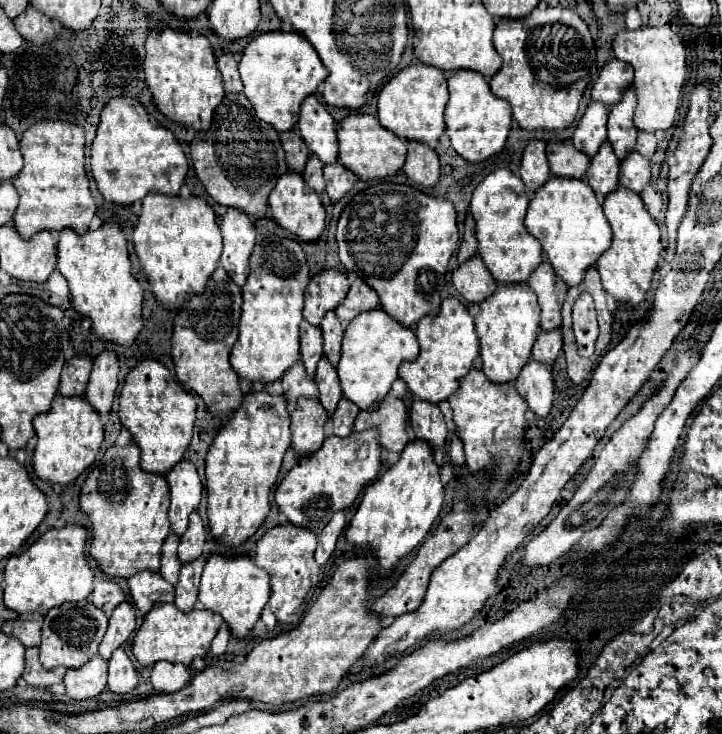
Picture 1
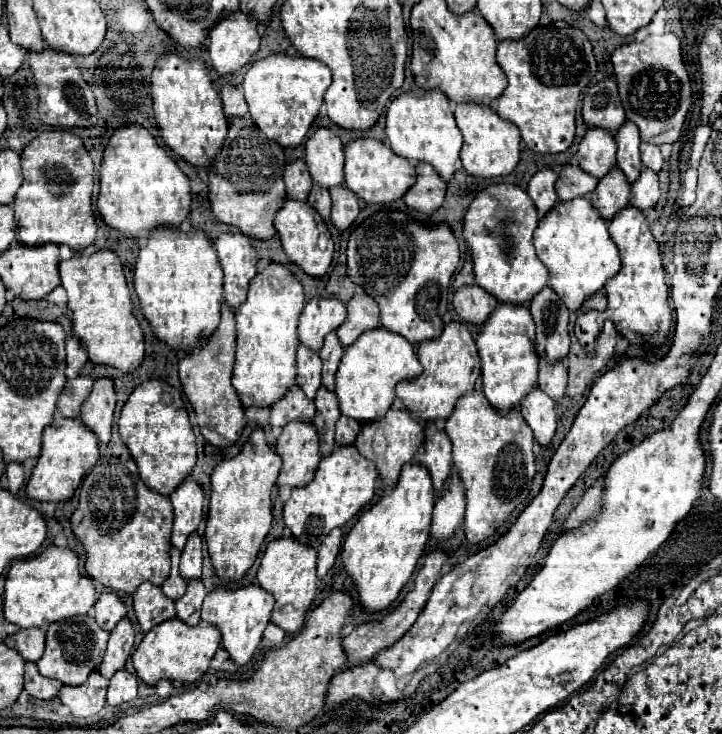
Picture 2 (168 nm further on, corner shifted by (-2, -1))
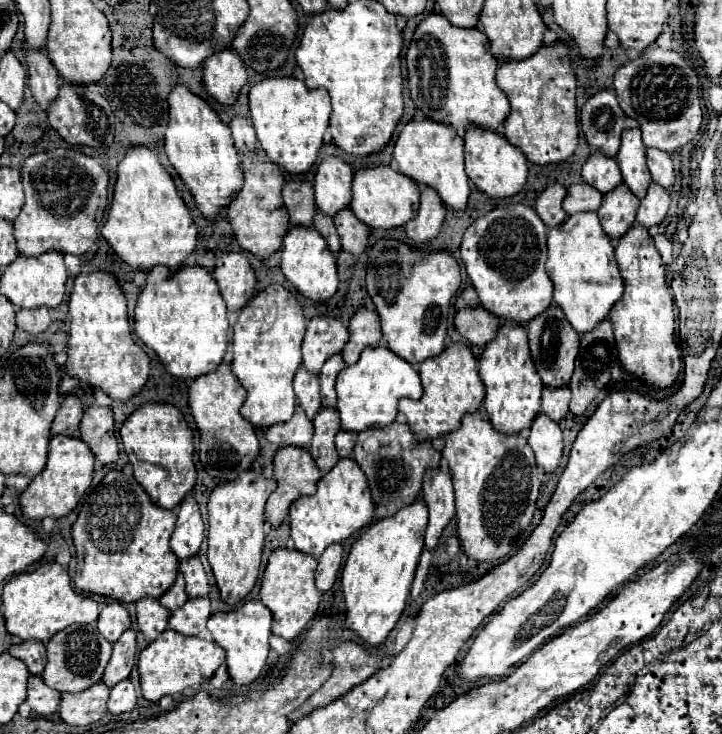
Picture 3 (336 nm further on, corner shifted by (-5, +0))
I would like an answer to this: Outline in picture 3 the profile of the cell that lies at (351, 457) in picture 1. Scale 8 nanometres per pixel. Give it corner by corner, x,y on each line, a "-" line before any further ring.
339,459
335,469
331,469
331,473
319,481
315,495
301,497
291,505
289,519
295,549
317,559
329,545
343,543
363,527
371,525
373,511
375,505
371,505
371,493
367,493
367,479
363,477
363,471
359,465
355,465
355,461

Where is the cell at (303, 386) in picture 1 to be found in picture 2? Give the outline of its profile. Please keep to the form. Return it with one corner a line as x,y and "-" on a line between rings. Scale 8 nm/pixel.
290,386
286,394
278,402
274,402
270,424
286,426
286,422
292,422
292,420
312,420
314,412
316,412
314,402
306,398
300,386

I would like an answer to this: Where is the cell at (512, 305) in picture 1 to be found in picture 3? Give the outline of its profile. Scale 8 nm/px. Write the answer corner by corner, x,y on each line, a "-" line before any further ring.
503,323
499,327
499,337
495,337
495,341
491,341
491,345
487,345
487,349
483,349
481,353
479,375
487,391
483,407
487,411
487,417
493,429
505,435
531,429
531,423
541,411
543,383
539,381
539,375
535,373
535,365
527,349
527,331
523,325

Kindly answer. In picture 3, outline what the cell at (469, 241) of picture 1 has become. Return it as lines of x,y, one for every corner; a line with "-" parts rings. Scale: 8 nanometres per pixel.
473,287
463,289
463,291
459,293
459,297
457,297
455,309
459,311
459,309
465,309
465,307
479,307
479,299
477,299
477,295
475,295

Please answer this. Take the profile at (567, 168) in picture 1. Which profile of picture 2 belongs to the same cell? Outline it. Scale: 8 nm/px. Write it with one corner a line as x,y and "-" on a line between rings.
564,164
558,180
556,180
556,192
560,200
572,200
576,196
584,196
596,188
596,178
584,172
580,166
574,164

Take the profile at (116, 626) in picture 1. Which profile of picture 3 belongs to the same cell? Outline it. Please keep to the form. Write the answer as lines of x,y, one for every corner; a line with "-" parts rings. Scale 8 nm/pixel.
129,629
127,633
123,633
123,637
113,645
113,655
111,661
105,667
103,673
103,683
113,687
119,681
127,679
133,665
135,665
135,657
137,657
137,645
135,645
135,631

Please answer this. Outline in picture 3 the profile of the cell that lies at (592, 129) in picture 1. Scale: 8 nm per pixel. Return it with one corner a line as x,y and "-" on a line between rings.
595,151
587,163
583,165
583,181
591,187
595,187
597,191
601,191
603,195
613,191
615,187
619,187
623,183
623,177
621,177
621,171
619,171
619,165
615,159
609,159
609,157
603,157
599,151

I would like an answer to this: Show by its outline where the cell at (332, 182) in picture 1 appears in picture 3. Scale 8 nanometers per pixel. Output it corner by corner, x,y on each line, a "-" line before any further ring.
343,209
343,213
335,217
335,227
341,237
343,251
351,255
361,255
363,251
367,251
369,229
361,221
355,221
355,215
351,213
351,209

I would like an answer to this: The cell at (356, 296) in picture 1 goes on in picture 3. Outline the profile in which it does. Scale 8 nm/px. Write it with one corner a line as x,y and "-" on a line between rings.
359,309
349,323
349,343
343,349
343,361
355,365
367,347
377,347
381,343
379,315
373,309

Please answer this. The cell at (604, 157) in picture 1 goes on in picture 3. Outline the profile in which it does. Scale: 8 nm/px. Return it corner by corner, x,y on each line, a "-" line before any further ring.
619,185
619,189
603,197
603,205
597,215
611,241
619,241
619,237
623,237
633,227
639,203
641,201
627,189
627,185

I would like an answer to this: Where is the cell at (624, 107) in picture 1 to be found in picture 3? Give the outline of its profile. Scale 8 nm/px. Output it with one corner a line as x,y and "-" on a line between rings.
629,129
623,133
621,149
617,153
617,163
621,167
625,185
631,189
633,195
643,199
651,183
651,173
645,163
645,145
641,141
639,129

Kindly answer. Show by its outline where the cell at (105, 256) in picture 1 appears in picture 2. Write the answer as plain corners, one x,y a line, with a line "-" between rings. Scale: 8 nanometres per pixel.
96,250
90,256
74,254
60,262
62,286
72,310
72,334
88,346
88,358
96,364
110,364
122,372
132,372
144,358
144,332
134,316
130,290
122,262
114,250

